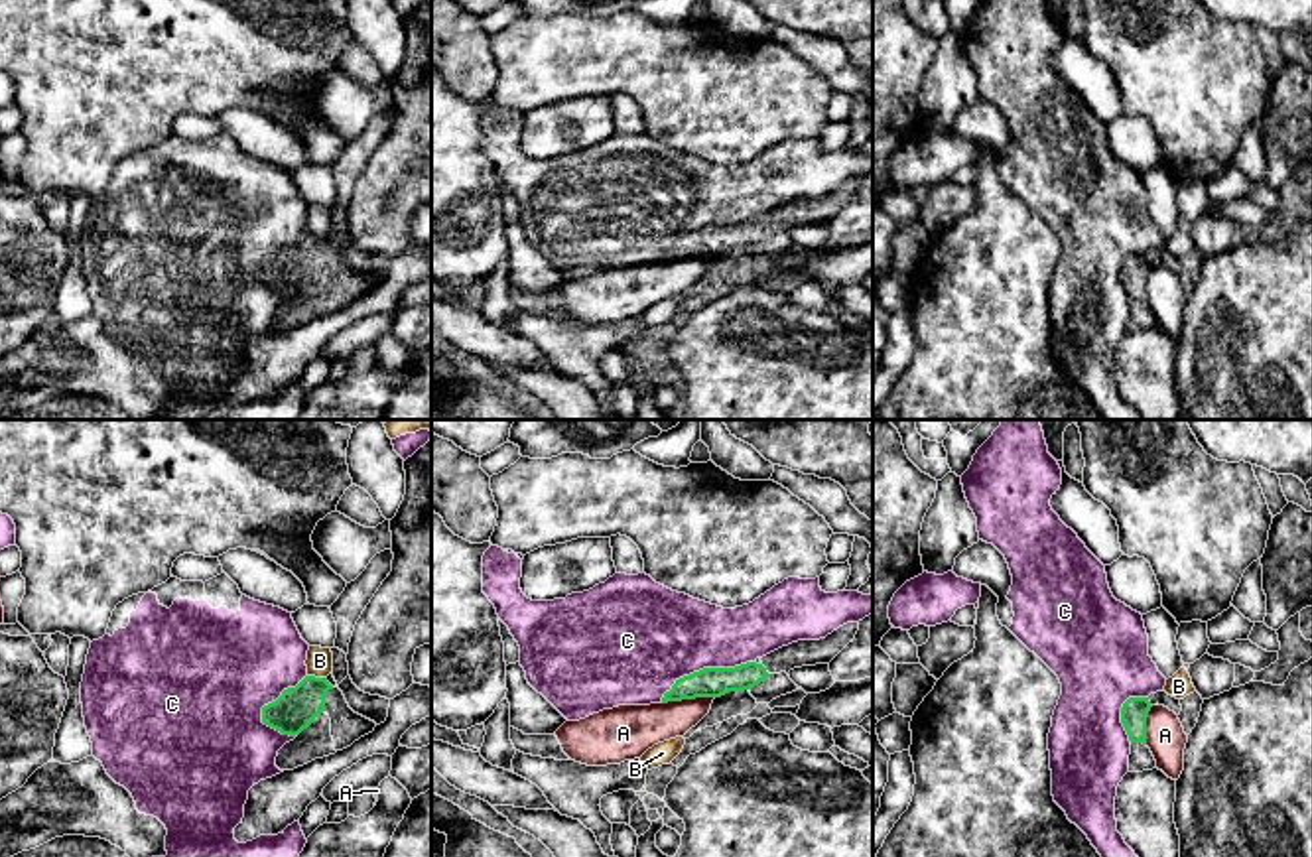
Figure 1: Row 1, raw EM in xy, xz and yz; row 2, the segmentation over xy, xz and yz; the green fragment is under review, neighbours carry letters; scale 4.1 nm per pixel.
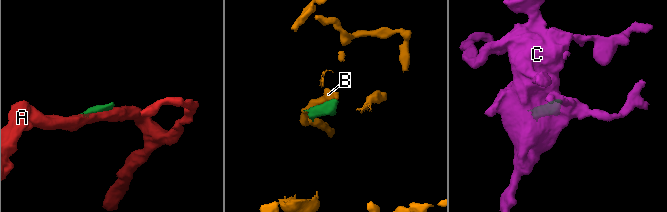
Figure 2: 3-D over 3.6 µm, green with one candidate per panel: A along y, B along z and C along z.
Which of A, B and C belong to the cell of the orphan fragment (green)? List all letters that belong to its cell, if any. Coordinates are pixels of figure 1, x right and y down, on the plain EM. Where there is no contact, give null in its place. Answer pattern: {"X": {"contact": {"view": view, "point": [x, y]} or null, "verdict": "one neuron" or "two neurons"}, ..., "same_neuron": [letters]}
{"A": {"contact": {"view": "xz", "point": [688, 257]}, "verdict": "two neurons"}, "B": {"contact": {"view": "xy", "point": [318, 237]}, "verdict": "two neurons"}, "C": {"contact": {"view": "xz", "point": [704, 227]}, "verdict": "two neurons"}, "same_neuron": []}

